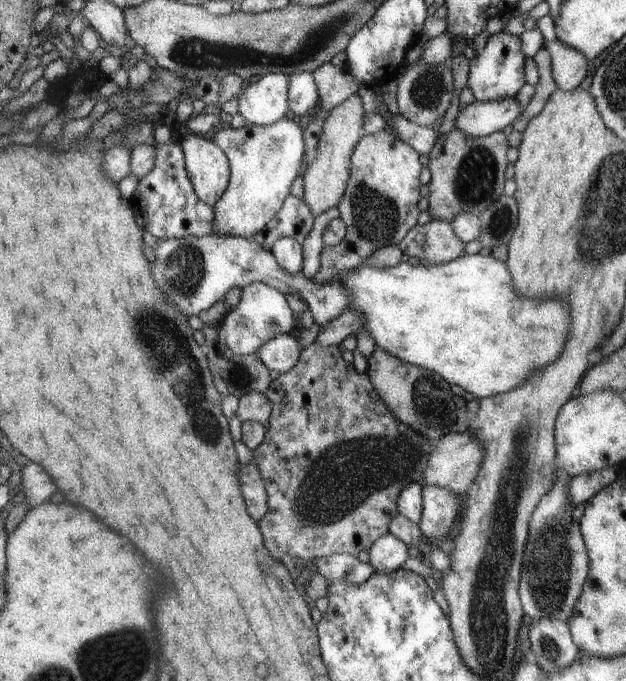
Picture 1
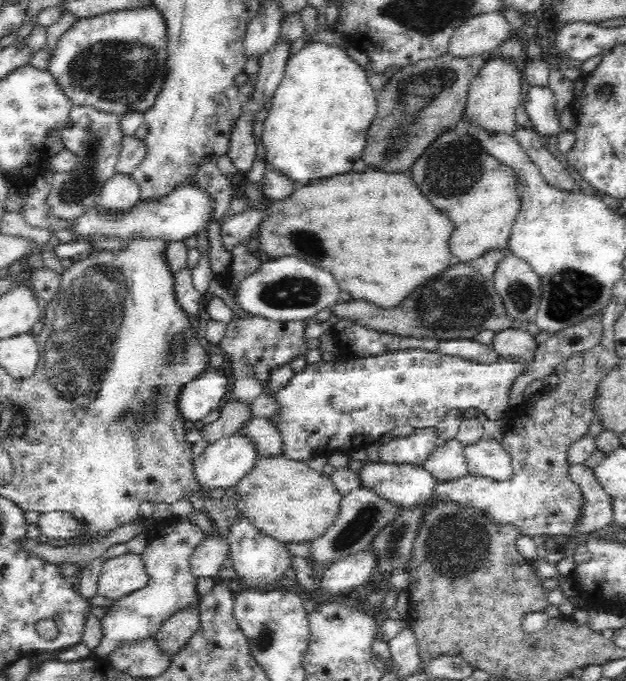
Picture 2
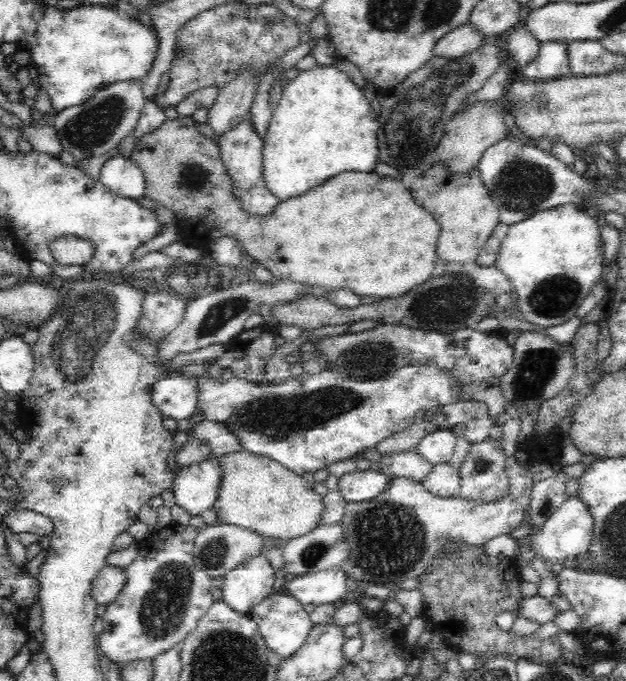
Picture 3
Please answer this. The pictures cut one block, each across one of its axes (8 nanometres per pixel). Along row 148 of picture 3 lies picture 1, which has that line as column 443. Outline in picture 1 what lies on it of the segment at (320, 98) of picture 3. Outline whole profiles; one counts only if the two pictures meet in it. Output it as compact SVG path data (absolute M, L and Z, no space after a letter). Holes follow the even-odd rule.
M462 253L457 259L429 266L412 266L407 262L400 262L394 267L382 269L361 264L357 268L347 271L339 283L350 292L350 306L348 308L356 310L364 318L361 327L369 332L375 345L400 358L403 362L438 374L450 385L457 384L457 386L461 386L464 391L471 392L475 399L491 396L495 392L507 392L513 386L521 386L527 379L530 379L529 374L535 374L543 364L553 364L554 360L561 354L567 337L570 335L569 304L565 304L559 298L551 298L551 300L537 300L536 298L523 300L523 298L519 298L511 288L511 276L507 272L506 263L491 257L490 254Z

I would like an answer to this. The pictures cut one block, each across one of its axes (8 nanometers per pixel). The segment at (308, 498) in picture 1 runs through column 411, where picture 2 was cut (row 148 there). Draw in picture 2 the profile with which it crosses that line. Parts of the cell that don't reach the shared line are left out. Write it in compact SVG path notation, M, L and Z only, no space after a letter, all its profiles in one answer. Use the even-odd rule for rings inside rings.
M461 123L436 138L436 142L414 162L410 173L416 186L424 196L430 196L428 202L452 218L454 230L448 248L450 254L456 256L454 261L468 264L488 250L507 248L508 236L521 206L511 170L512 167L502 165L497 158L486 154L478 138Z

